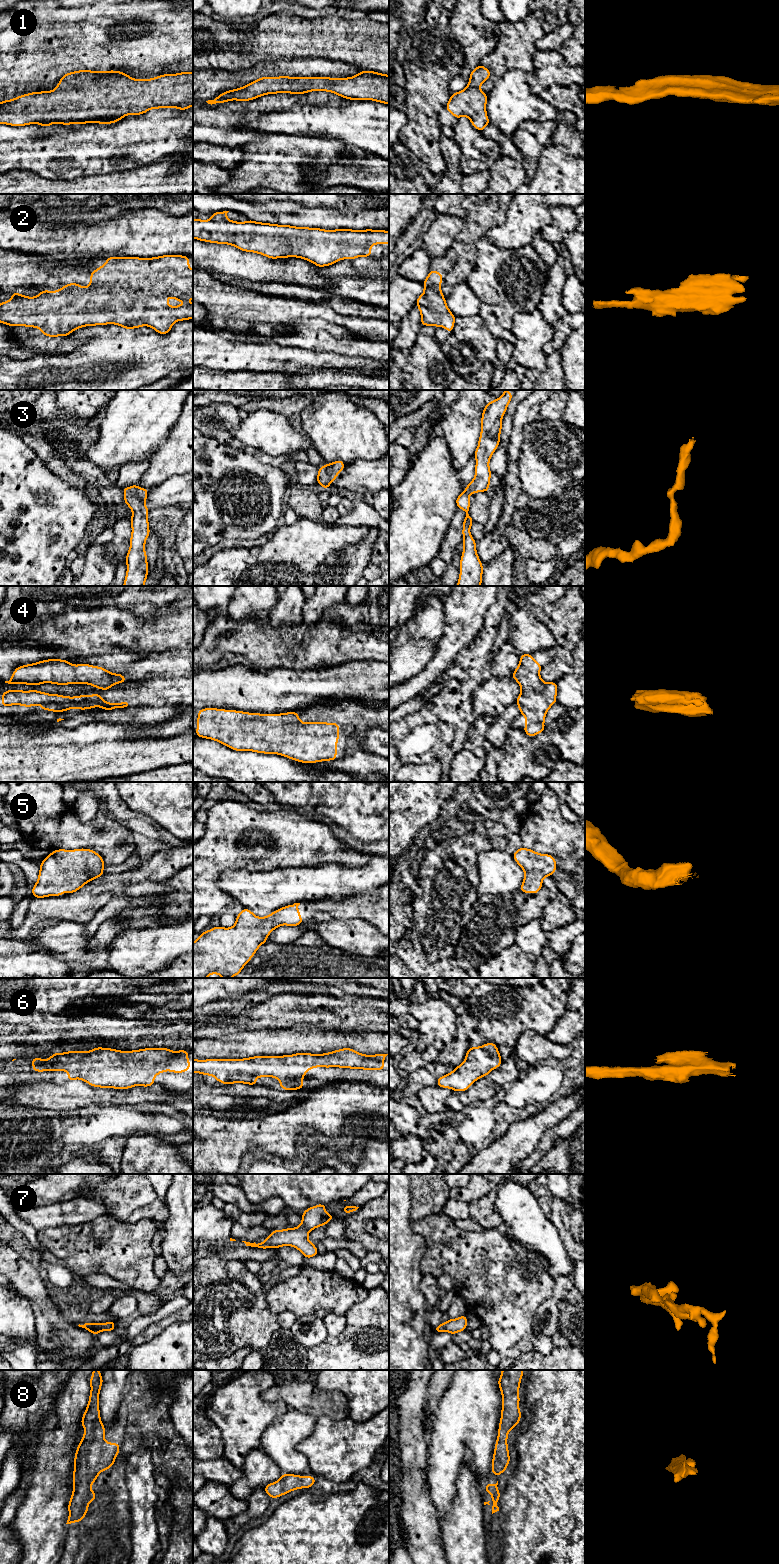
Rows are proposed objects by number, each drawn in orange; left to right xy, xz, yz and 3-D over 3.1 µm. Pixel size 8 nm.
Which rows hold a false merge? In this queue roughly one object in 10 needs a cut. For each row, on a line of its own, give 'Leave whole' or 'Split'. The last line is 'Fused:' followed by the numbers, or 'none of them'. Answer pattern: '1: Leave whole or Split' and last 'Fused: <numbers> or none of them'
1: Leave whole
2: Leave whole
3: Leave whole
4: Leave whole
5: Leave whole
6: Leave whole
7: Leave whole
8: Leave whole
Fused: none of them

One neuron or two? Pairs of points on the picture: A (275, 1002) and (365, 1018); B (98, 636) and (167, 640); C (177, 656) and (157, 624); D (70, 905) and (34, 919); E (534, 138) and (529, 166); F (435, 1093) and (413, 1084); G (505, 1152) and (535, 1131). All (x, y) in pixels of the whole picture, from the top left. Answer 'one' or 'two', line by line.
A: one
B: one
C: two
D: one
E: one
F: two
G: one

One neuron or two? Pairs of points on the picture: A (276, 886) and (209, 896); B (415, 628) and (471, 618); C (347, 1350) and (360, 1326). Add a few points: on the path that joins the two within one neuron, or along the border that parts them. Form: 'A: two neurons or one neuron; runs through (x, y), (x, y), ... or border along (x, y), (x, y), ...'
A: two neurons; border along (223, 870), (217, 881), (217, 886), (236, 902)
B: two neurons; border along (445, 603), (443, 633), (435, 645)
C: one neuron; runs through (351, 1344), (354, 1340), (354, 1332)

